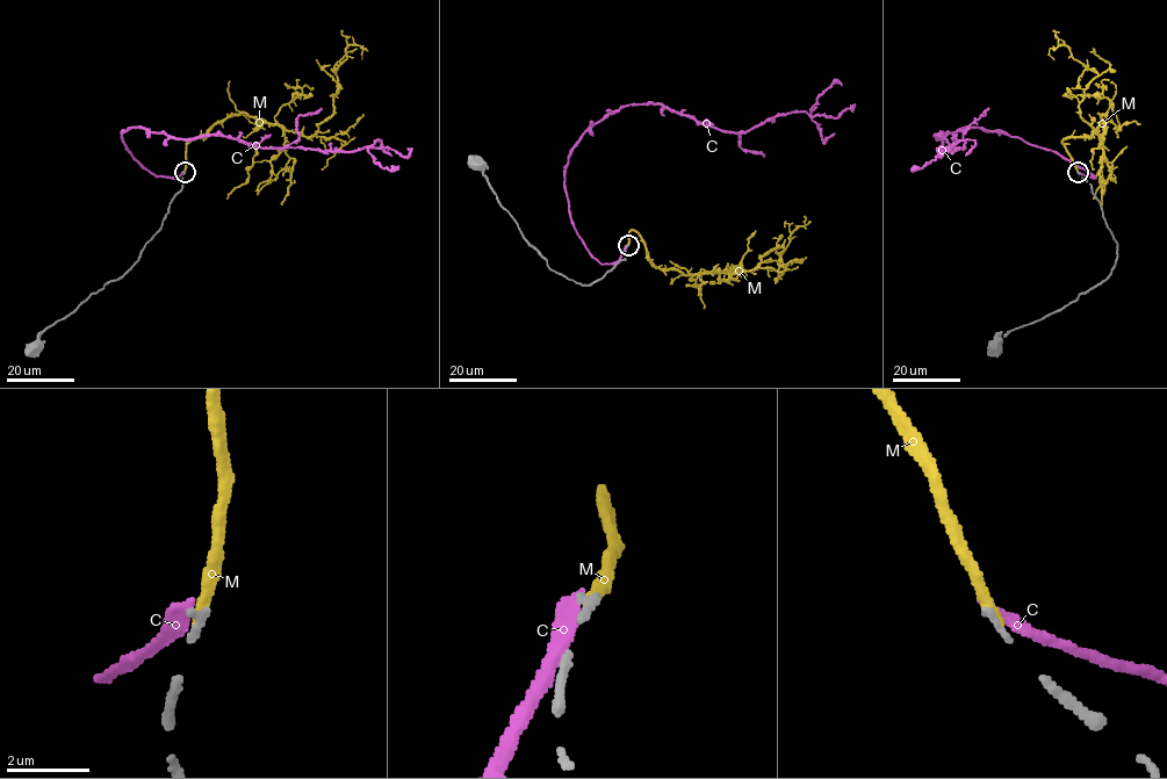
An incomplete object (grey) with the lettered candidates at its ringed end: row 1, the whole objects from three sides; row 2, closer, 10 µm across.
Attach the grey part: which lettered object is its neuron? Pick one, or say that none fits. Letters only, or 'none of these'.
none of these

